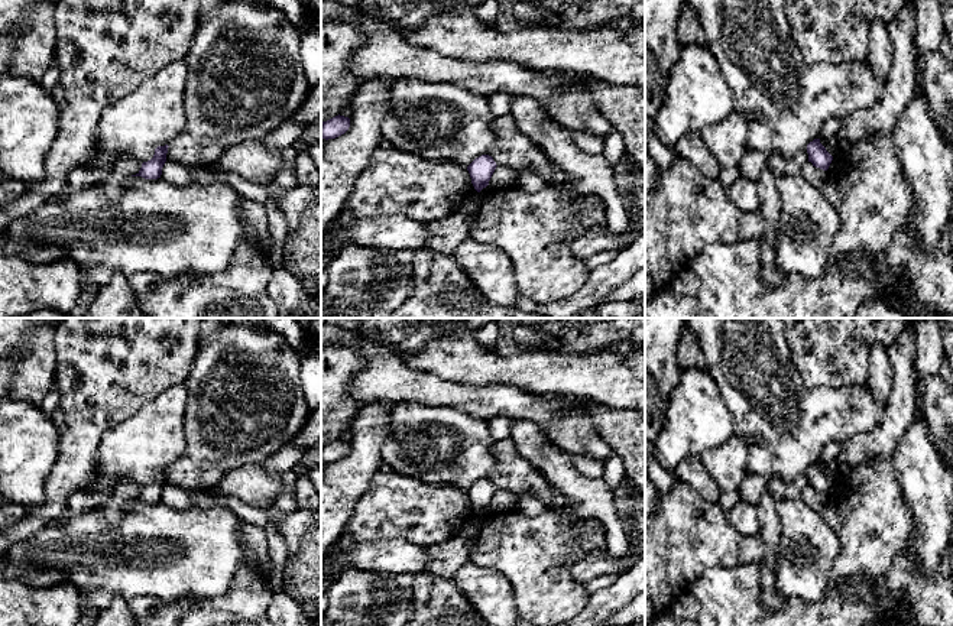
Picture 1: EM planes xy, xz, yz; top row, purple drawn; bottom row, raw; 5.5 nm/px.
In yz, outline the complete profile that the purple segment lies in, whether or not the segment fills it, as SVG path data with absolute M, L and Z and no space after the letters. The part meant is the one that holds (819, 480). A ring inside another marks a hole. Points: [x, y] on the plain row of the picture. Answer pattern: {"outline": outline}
{"outline": "M814 463L807 468L808 486L813 490L827 494L833 480L826 474L826 471L820 467L820 463Z"}

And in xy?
{"outline": "M168 468L158 470L150 484L143 486L140 494L132 500L142 500L145 503L158 503L162 499L162 492L166 486Z"}

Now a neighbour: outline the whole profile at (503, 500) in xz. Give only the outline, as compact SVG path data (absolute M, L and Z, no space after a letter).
M496 490L489 509L490 512L510 512L516 509L519 496L508 490Z

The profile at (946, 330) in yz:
M939 318L943 335L943 347L947 354L953 353L953 328L946 318Z

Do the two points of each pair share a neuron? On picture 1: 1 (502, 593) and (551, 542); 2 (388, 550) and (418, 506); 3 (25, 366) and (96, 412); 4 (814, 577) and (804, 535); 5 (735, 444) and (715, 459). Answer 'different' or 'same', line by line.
1: different
2: different
3: different
4: same
5: same

